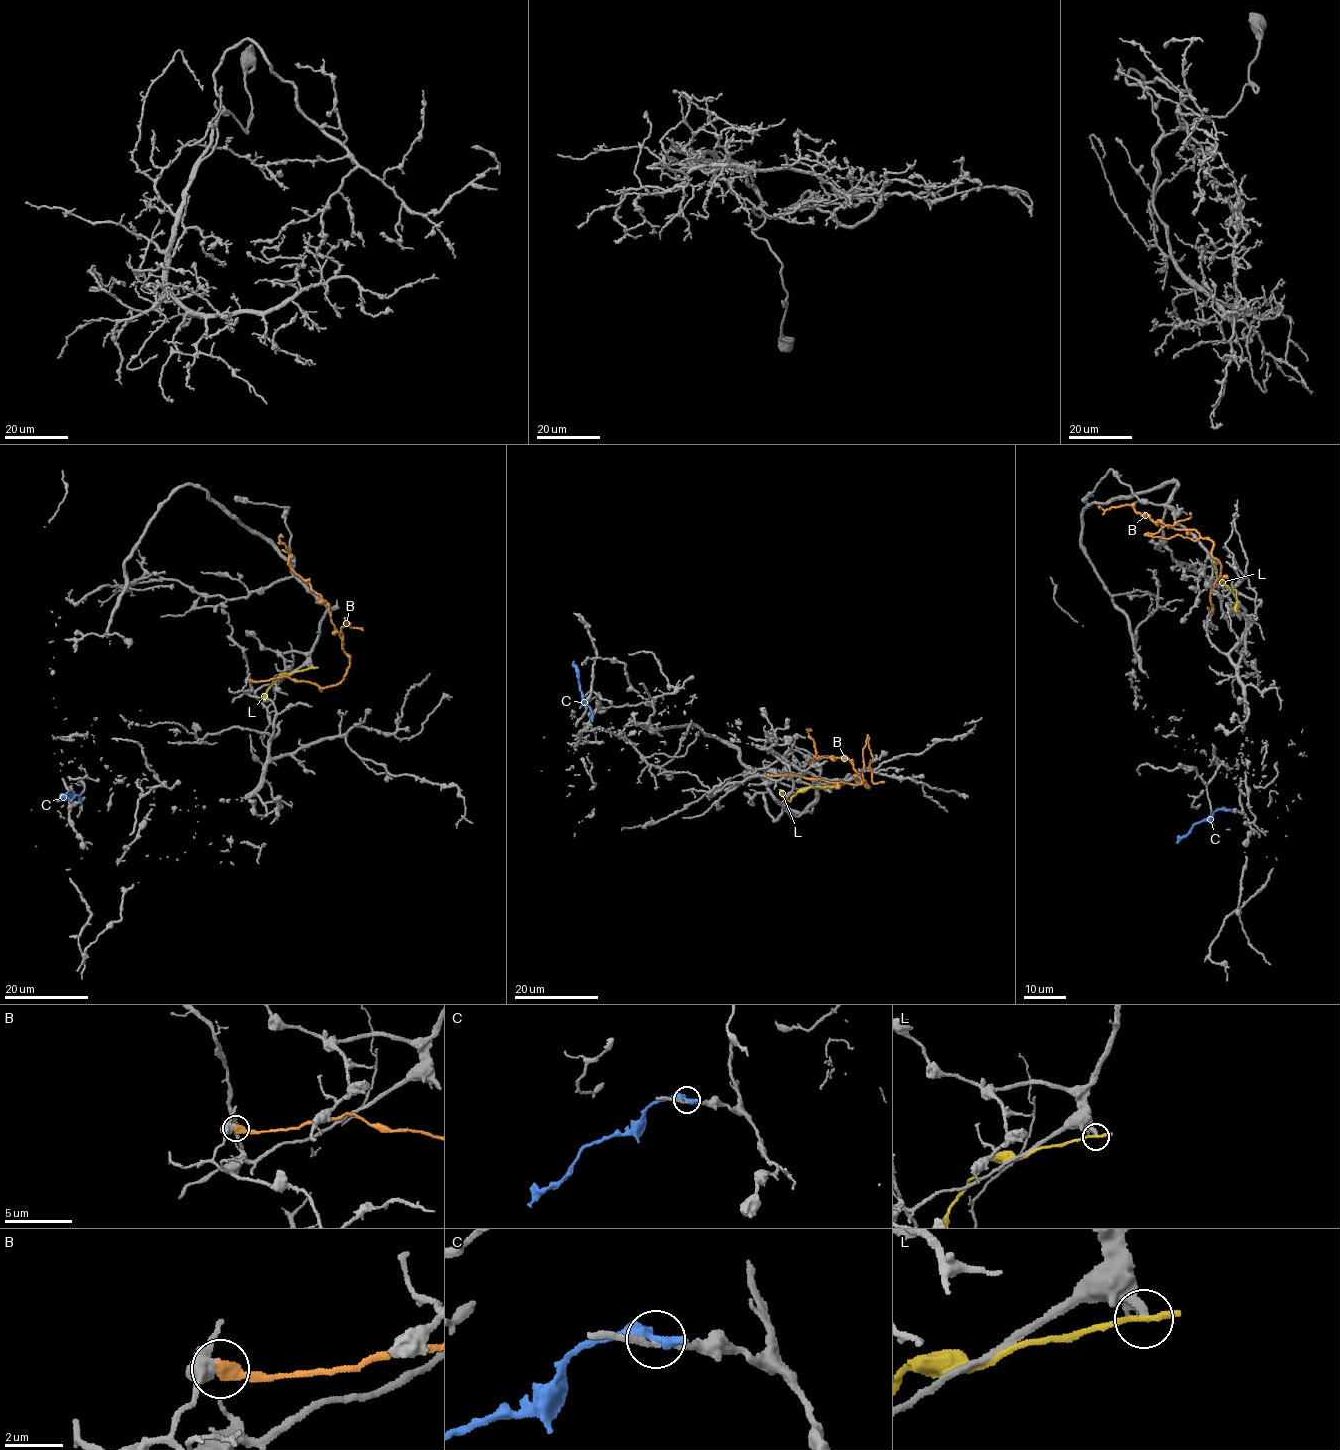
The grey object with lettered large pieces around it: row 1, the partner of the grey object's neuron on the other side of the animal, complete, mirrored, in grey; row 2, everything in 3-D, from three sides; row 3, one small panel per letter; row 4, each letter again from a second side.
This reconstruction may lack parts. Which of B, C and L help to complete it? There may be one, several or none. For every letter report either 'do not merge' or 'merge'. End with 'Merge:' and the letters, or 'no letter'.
B: do not merge
C: do not merge
L: do not merge
Merge: no letter

